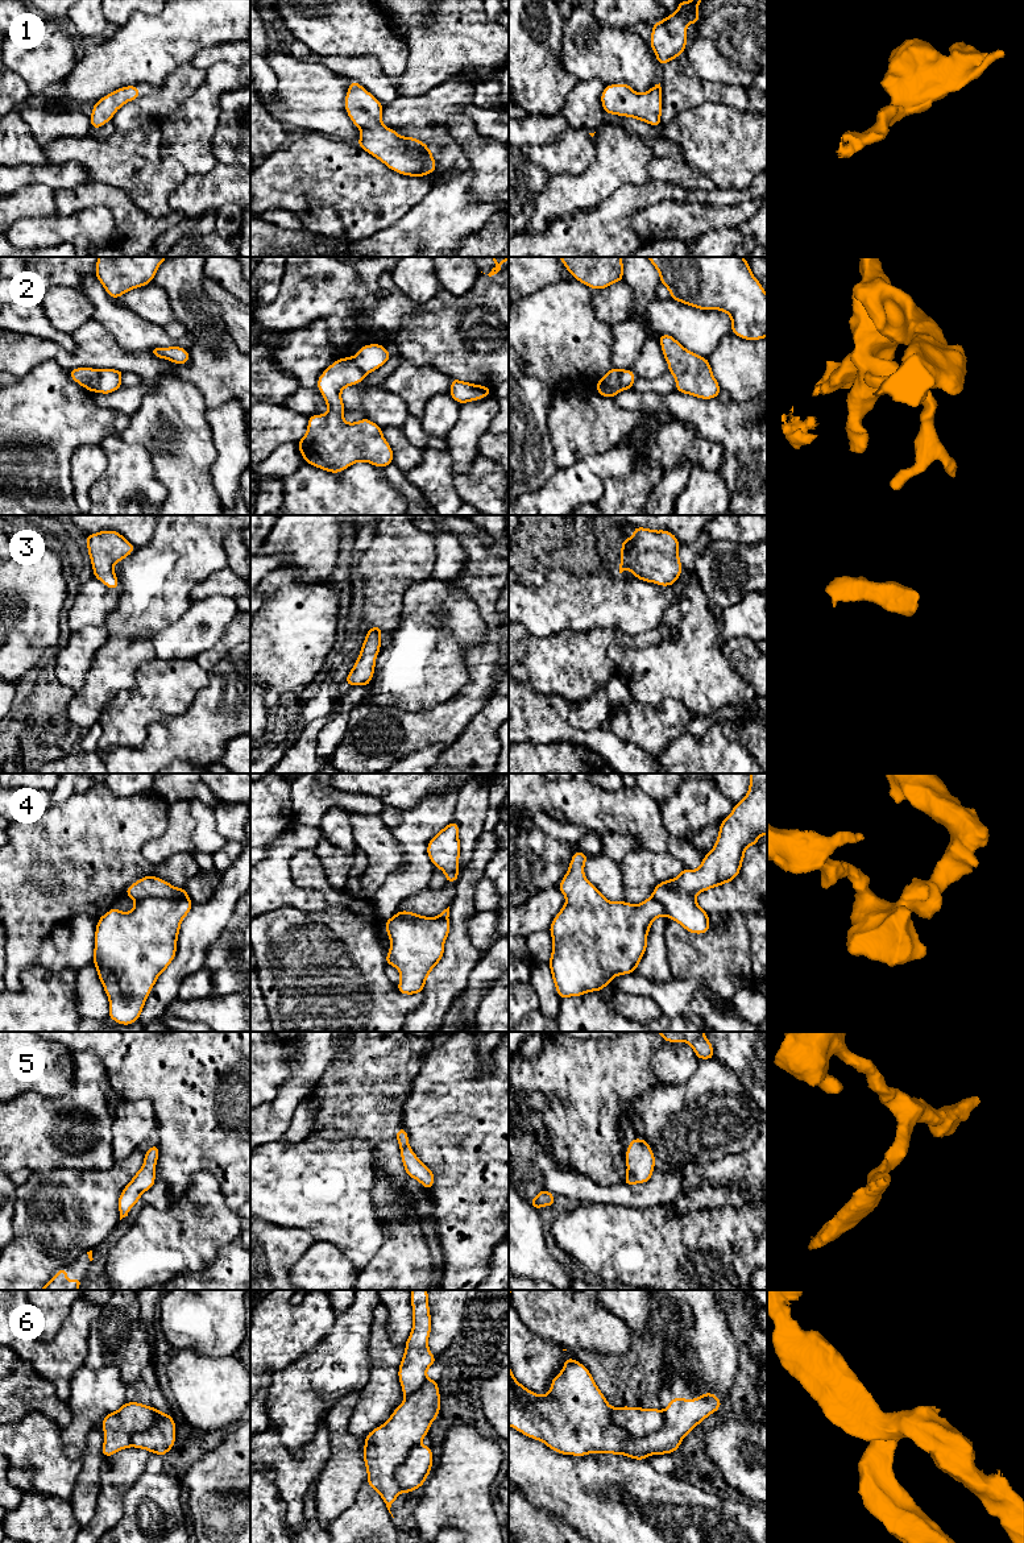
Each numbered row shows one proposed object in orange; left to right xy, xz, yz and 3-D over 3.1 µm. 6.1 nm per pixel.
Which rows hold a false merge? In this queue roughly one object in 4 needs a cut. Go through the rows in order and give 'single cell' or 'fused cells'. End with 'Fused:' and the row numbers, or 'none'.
1: single cell
2: fused cells
3: single cell
4: fused cells
5: single cell
6: fused cells
Fused: 2, 4, 6

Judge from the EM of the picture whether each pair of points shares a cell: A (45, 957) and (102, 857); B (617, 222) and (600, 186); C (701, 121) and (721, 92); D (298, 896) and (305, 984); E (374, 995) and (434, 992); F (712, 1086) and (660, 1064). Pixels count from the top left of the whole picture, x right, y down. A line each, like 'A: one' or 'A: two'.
A: two
B: two
C: two
D: two
E: two
F: two

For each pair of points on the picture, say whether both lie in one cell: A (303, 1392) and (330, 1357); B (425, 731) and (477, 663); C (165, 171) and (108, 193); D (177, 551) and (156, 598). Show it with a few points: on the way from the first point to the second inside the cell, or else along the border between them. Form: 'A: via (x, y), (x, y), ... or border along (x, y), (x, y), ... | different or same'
A: via (311, 1384), (330, 1365) | same
B: via (443, 721), (477, 687), (477, 681) | same
C: border along (90, 181), (121, 187), (142, 210) | different
D: via (171, 563), (156, 580), (156, 587) | same

